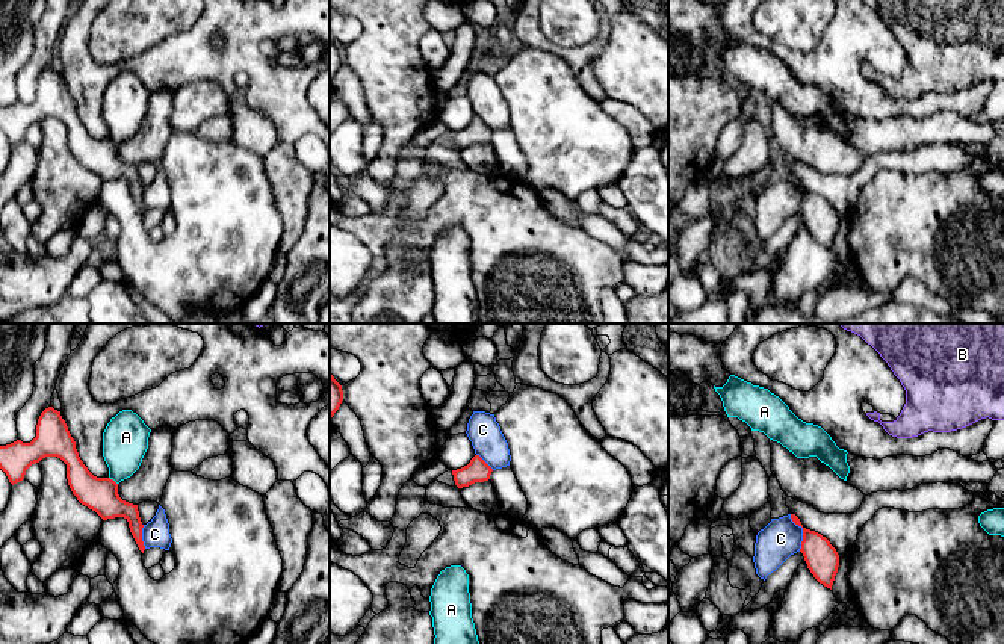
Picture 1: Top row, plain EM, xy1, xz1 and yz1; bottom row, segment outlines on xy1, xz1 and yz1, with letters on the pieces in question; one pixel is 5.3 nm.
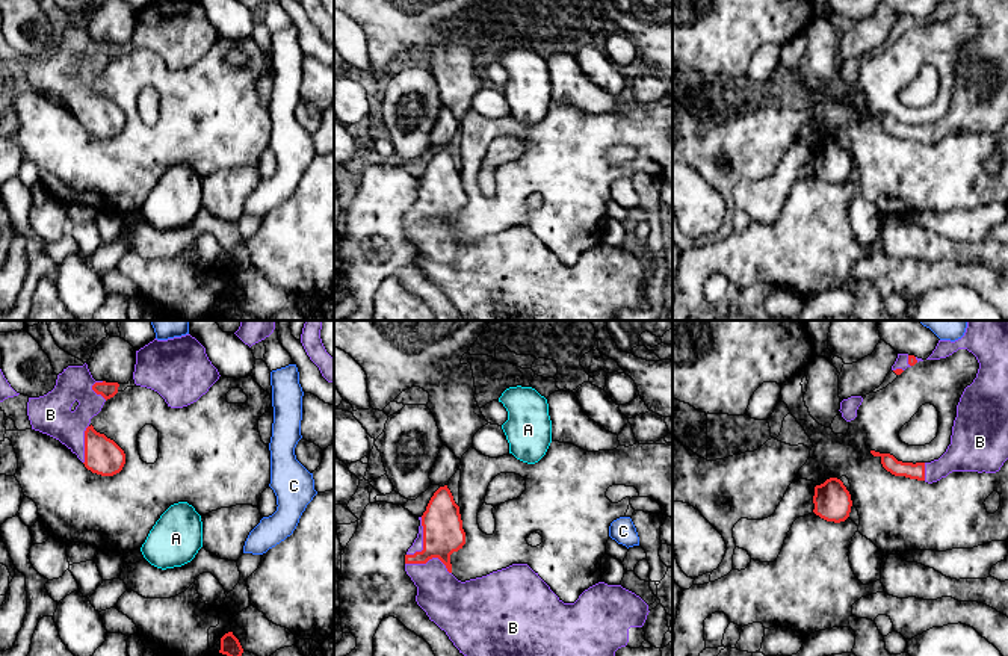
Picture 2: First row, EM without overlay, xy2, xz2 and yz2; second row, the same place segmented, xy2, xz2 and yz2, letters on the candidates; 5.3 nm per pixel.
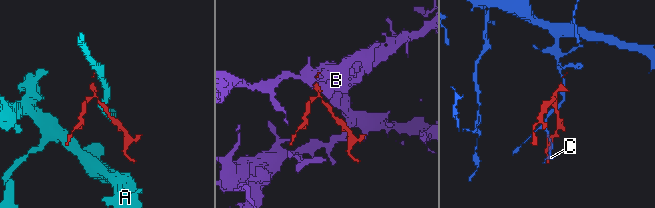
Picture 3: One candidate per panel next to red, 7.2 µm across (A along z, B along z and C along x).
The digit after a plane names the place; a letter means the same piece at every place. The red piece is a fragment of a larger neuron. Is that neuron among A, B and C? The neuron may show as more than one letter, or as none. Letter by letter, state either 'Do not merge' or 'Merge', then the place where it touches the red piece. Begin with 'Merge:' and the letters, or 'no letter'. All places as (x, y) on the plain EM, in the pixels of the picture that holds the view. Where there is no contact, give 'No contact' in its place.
Merge: B
A: Do not merge. Touches red at xy1 (114, 142)
B: Merge. Touches red at xz2 (429, 219)
C: Do not merge. Touches red at yz1 (803, 194)

